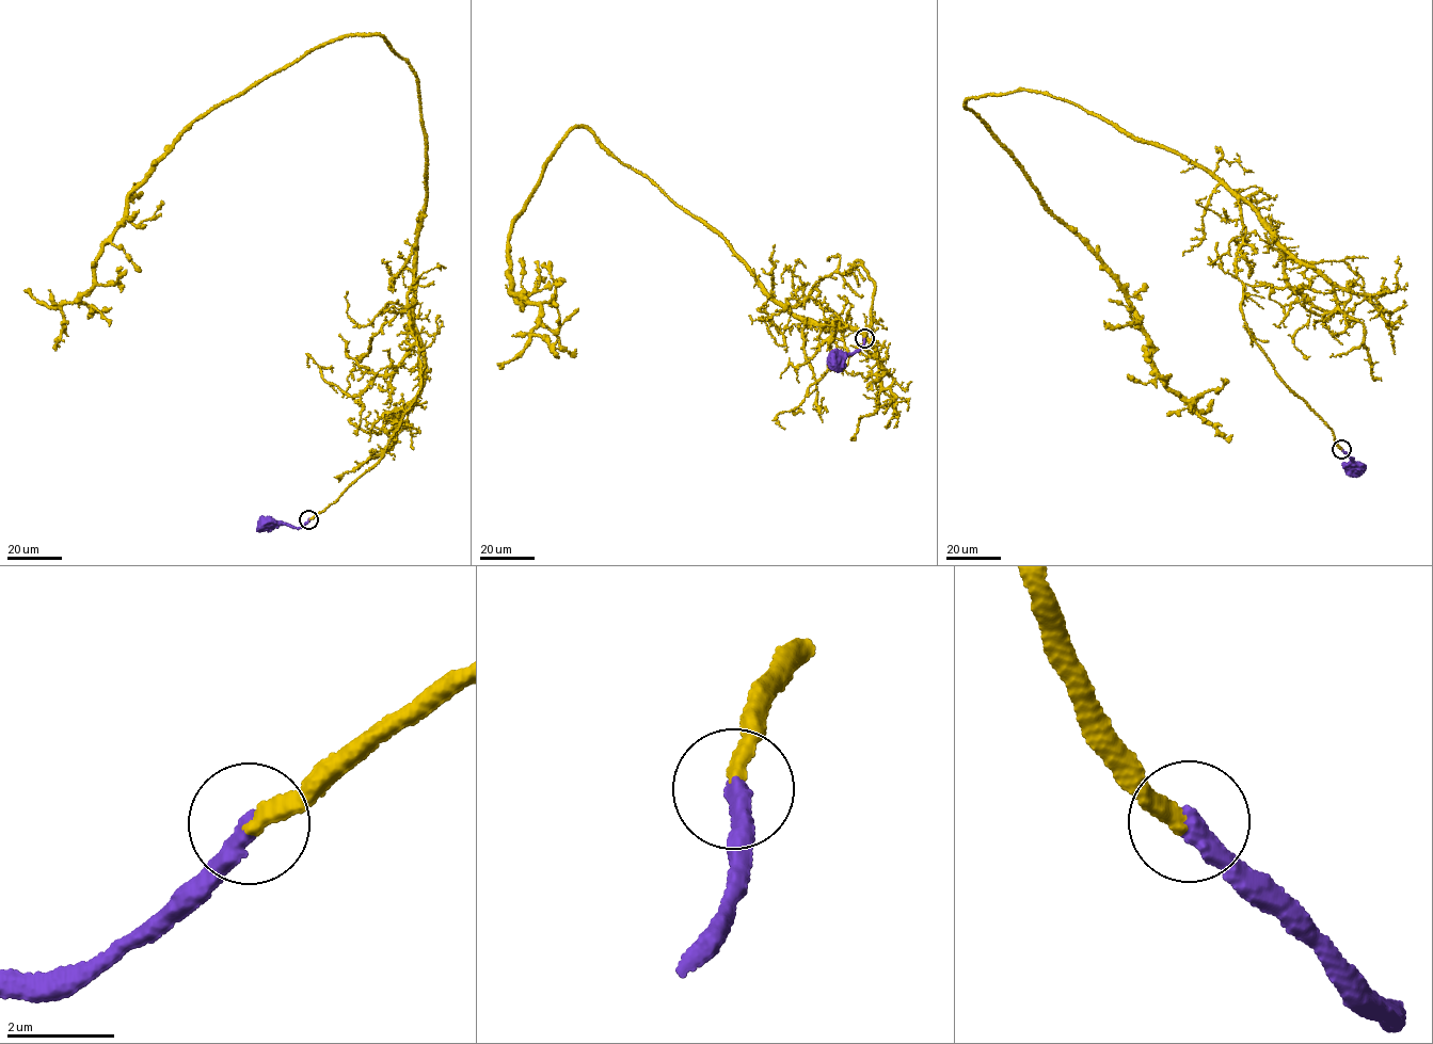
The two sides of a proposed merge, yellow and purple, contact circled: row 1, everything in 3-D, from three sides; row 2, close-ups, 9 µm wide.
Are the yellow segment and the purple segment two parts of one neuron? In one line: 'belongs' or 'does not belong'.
belongs

